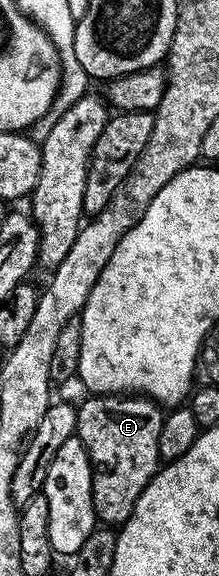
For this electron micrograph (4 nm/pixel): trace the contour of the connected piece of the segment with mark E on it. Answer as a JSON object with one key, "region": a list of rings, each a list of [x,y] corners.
{"region":[[[118,394],[87,396],[83,403],[78,403],[77,409],[77,436],[91,461],[96,519],[108,527],[118,528],[133,516],[141,492],[160,469],[157,440],[161,436],[164,411],[149,398]]]}

